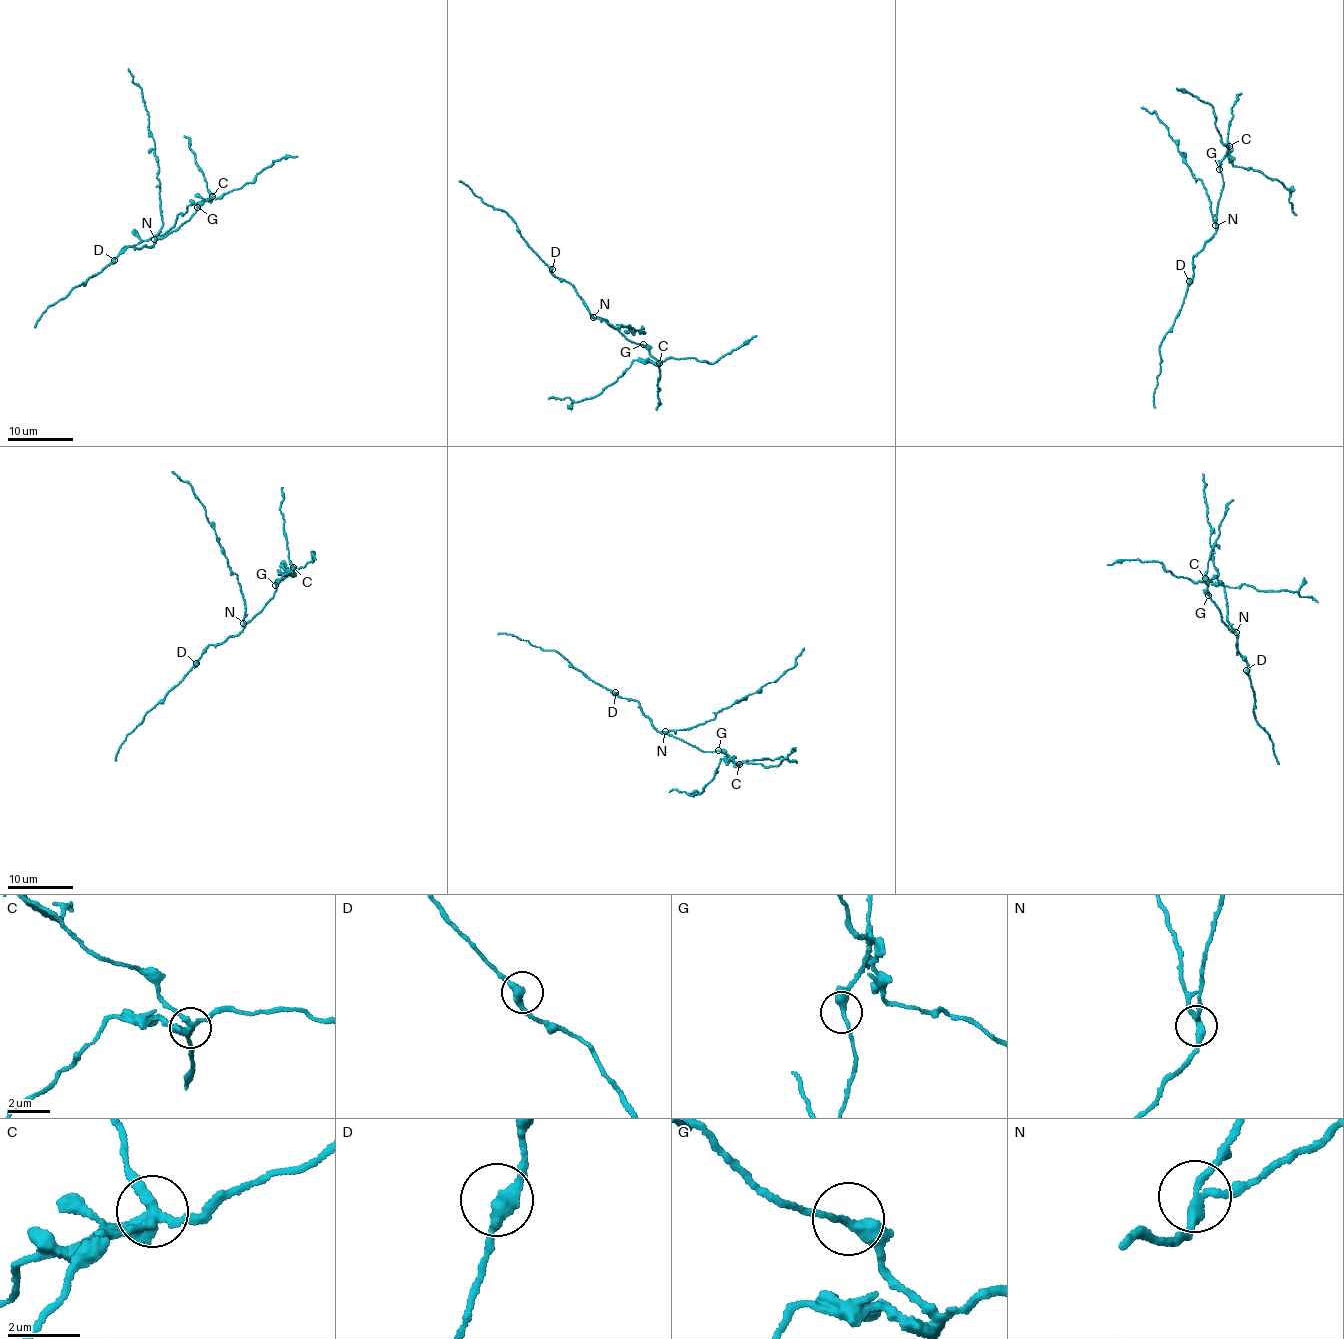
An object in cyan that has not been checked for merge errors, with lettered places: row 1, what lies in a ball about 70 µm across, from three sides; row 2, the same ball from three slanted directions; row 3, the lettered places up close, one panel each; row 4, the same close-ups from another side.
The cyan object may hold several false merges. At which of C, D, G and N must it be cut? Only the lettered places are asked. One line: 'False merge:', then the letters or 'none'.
False merge: C, N

